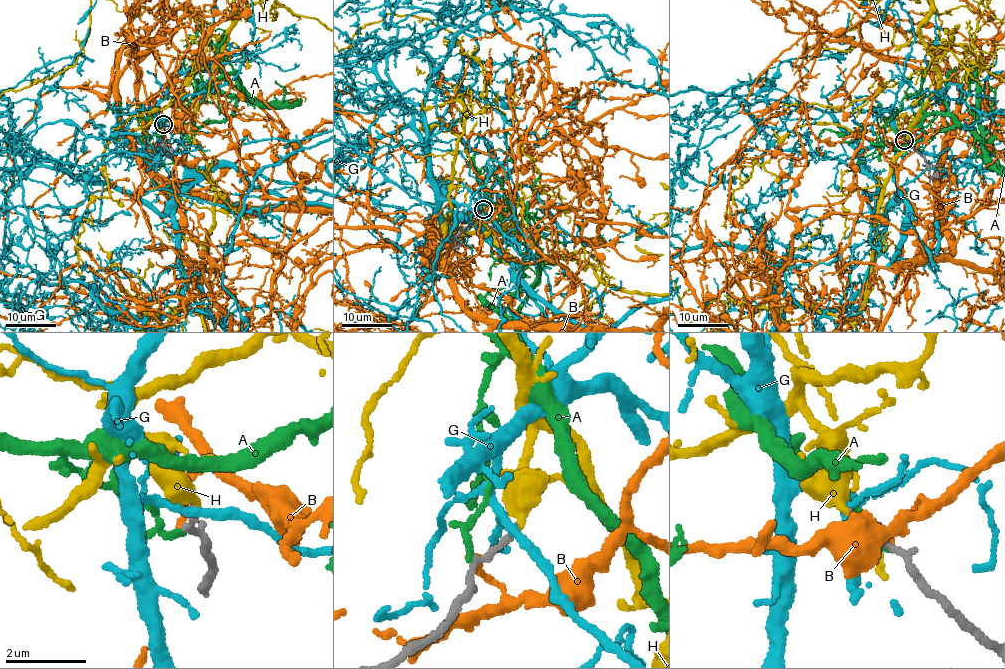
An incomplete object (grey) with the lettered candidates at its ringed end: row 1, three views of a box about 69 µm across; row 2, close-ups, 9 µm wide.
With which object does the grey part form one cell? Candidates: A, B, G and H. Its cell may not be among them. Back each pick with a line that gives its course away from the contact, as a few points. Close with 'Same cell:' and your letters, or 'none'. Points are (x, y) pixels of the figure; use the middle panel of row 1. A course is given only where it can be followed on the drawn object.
H: Its course: (483, 210), (487, 197), (545, 256), (570, 253), (625, 232), (637, 182), (600, 32), (445, 2)
Same cell: H

